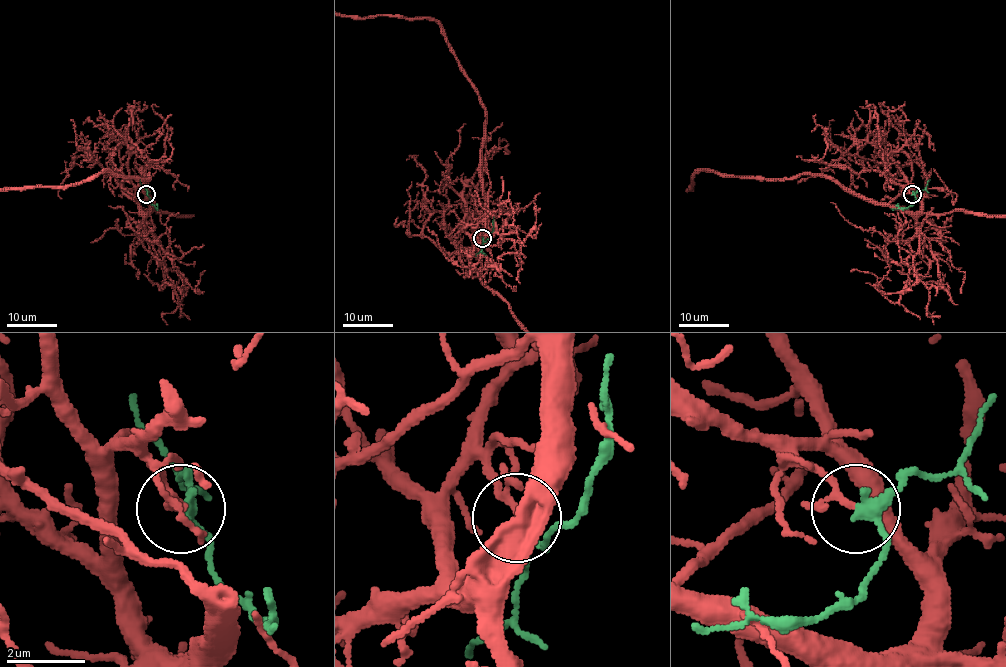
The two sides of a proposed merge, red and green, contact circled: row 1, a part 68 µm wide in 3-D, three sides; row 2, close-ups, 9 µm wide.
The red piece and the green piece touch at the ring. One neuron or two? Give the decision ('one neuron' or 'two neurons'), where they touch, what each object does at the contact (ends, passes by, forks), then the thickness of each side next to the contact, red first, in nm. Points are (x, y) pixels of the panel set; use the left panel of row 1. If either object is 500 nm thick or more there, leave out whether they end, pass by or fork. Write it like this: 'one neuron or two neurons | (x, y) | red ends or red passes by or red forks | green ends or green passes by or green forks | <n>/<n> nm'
one neuron | (146, 194) | red forks | green passes by | 90/260 nm

